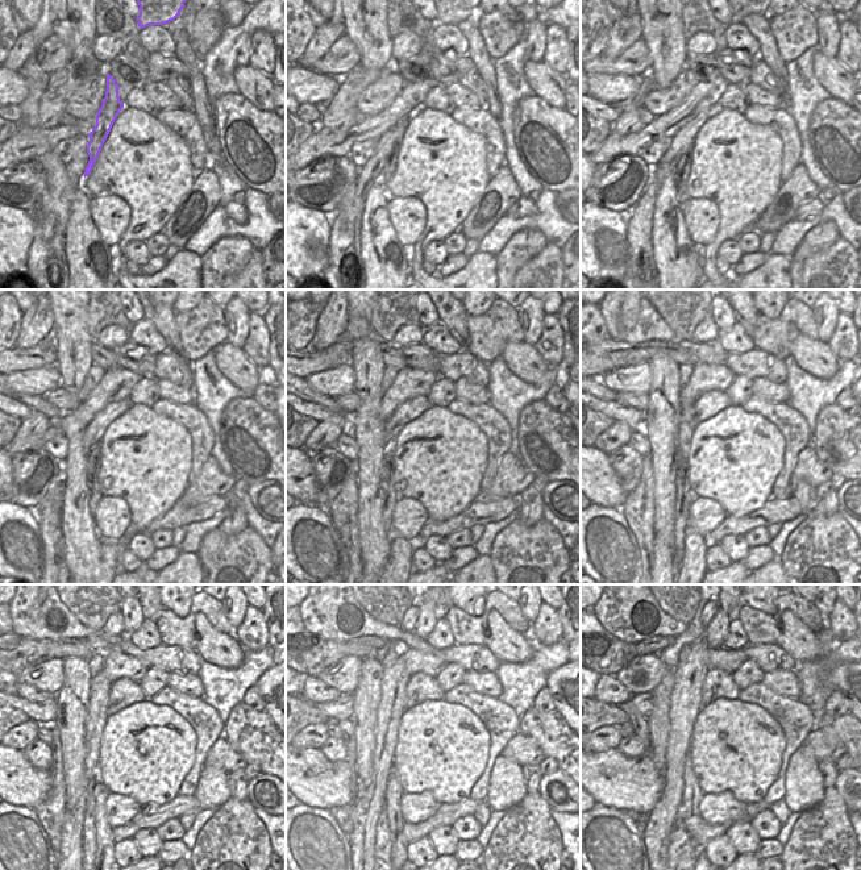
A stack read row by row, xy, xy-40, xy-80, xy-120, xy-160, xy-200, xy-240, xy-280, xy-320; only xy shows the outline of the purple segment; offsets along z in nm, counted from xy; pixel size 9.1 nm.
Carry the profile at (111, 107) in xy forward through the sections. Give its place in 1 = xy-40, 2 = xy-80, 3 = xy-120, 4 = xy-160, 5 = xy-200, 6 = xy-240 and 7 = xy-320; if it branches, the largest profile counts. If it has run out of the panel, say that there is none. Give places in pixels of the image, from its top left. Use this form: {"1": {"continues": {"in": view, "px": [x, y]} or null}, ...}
{"1": {"continues": {"in": "xy-40", "px": [390, 166]}}, "2": {"continues": {"in": "xy-80", "px": [683, 167]}}, "3": {"continues": {"in": "xy-120", "px": [94, 458]}}, "4": {"continues": {"in": "xy-160", "px": [387, 465]}}, "5": {"continues": {"in": "xy-200", "px": [683, 498]}}, "6": {"continues": {"in": "xy-240", "px": [88, 833]}}, "7": {"continues": {"in": "xy-320", "px": [681, 852]}}}

